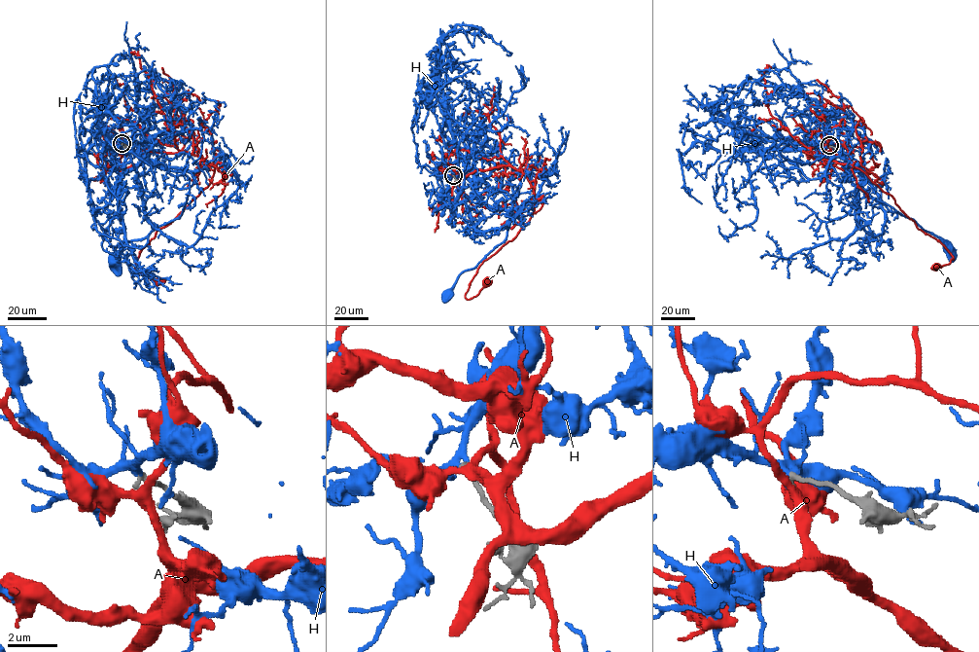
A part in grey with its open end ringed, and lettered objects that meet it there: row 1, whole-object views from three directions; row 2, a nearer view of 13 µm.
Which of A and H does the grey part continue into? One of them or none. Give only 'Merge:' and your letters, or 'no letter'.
Merge: H

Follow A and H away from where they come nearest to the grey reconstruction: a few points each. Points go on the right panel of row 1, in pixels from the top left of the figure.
A: (829, 146), (833, 153), (820, 154), (860, 168), (891, 197), (919, 229), (950, 253), (950, 262), (936, 266)
H: (829, 146), (815, 145), (832, 146), (846, 162), (843, 167), (854, 176), (857, 188), (912, 219), (950, 249)

